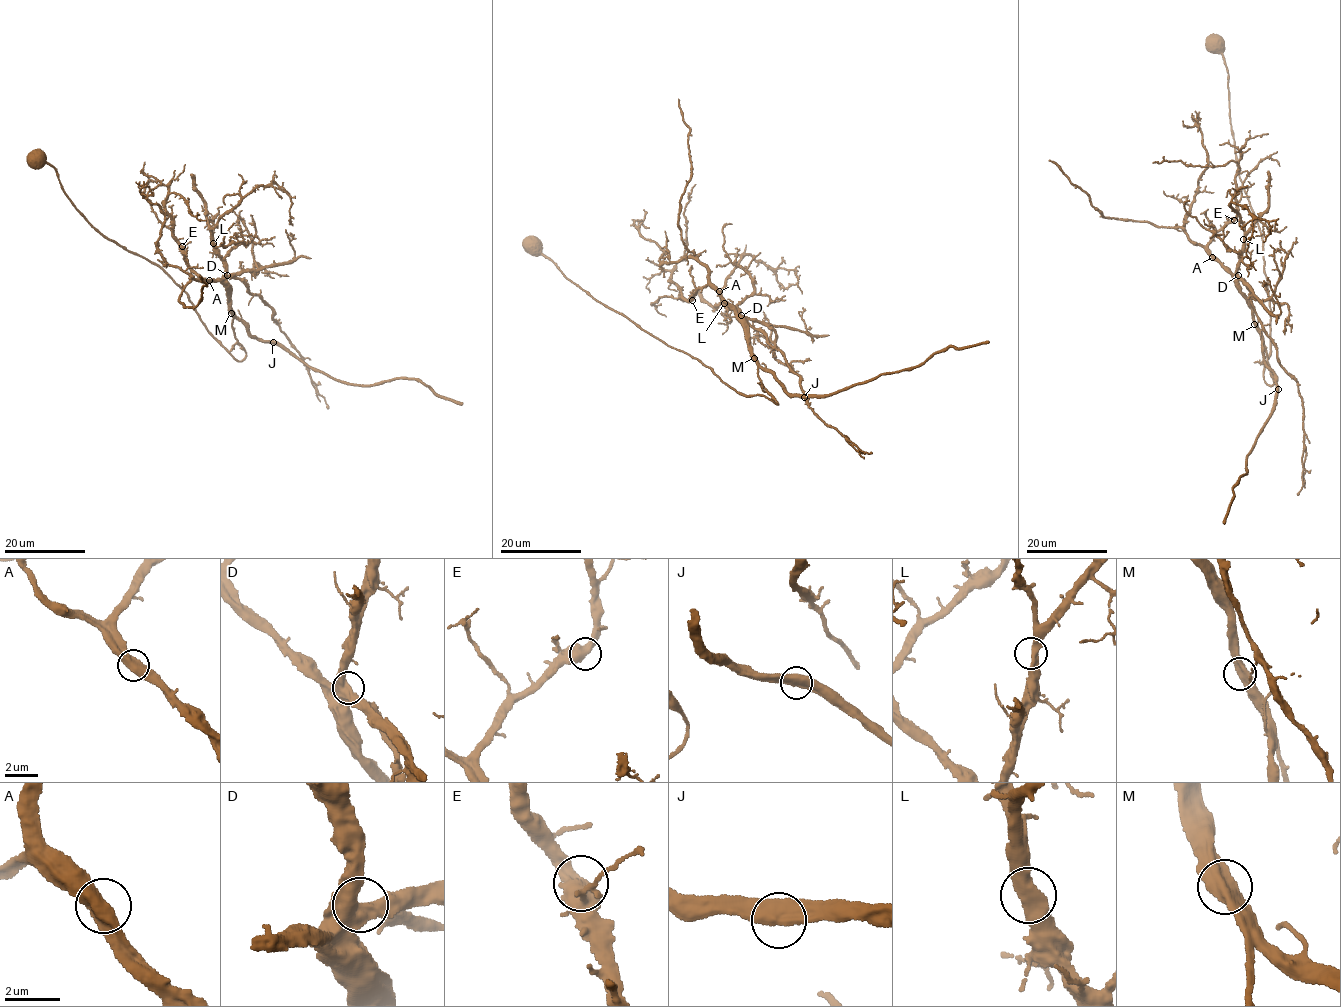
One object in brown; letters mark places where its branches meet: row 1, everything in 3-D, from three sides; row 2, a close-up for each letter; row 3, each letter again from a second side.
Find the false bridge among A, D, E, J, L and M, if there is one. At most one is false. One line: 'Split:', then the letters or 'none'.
Split: none

